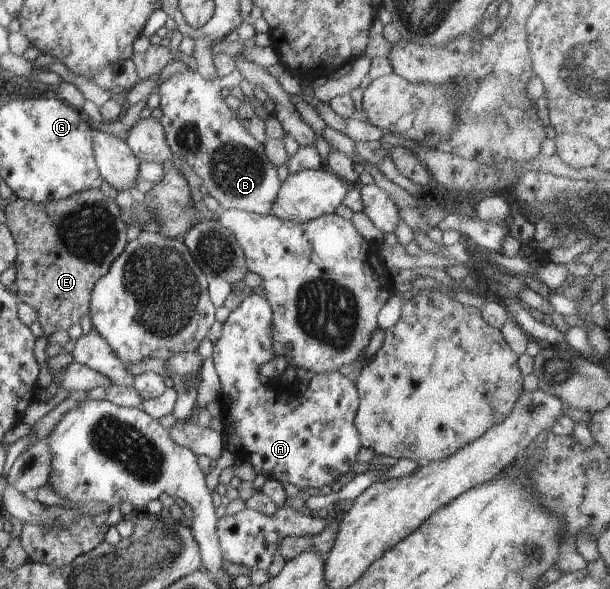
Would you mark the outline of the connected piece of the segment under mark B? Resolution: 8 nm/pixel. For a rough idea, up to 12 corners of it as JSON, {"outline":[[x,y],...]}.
{"outline":[[190,69],[157,88],[173,154],[222,210],[268,215],[282,185],[221,95]]}

